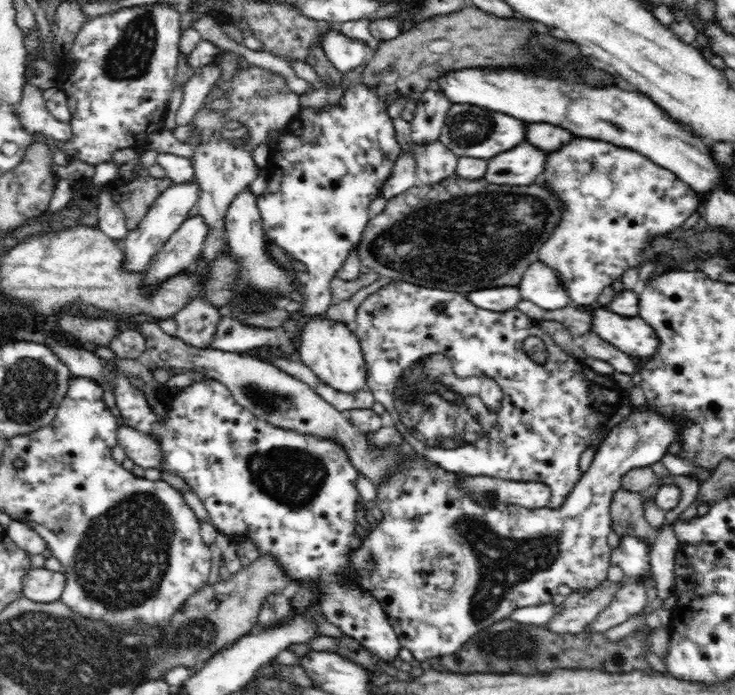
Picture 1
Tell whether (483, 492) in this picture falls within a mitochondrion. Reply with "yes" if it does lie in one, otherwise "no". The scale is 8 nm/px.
yes

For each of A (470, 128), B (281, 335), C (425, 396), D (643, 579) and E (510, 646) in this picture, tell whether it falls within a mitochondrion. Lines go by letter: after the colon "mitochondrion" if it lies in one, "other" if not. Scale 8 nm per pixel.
A: mitochondrion
B: other
C: mitochondrion
D: other
E: mitochondrion

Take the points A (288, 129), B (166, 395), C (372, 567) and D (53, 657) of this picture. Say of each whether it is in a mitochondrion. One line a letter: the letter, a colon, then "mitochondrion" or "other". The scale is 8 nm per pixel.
A: other
B: other
C: mitochondrion
D: mitochondrion

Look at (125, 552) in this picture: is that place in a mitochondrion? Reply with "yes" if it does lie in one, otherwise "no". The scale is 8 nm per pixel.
yes

